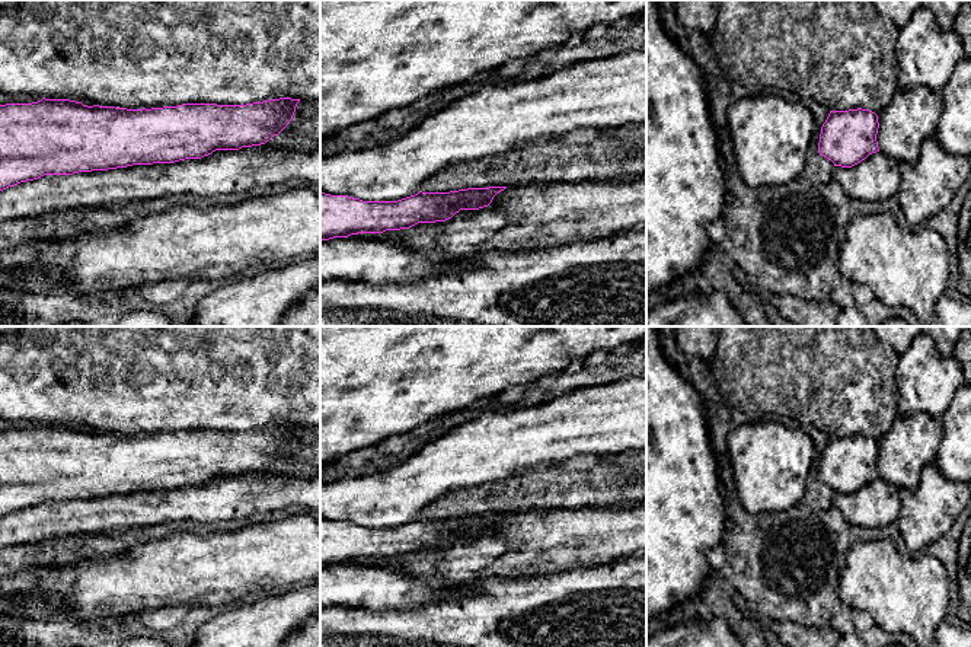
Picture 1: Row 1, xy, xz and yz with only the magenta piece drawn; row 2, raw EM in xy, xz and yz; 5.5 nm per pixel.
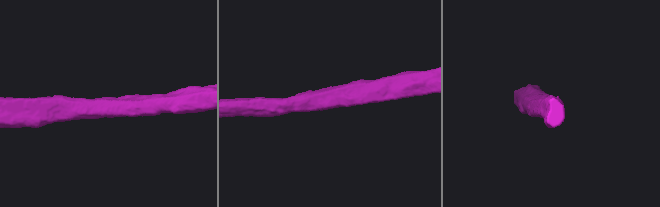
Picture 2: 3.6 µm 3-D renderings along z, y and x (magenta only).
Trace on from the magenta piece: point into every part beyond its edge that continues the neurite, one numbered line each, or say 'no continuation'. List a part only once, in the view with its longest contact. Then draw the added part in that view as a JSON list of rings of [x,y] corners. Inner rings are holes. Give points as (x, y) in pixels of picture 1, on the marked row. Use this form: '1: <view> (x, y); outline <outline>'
no continuation

